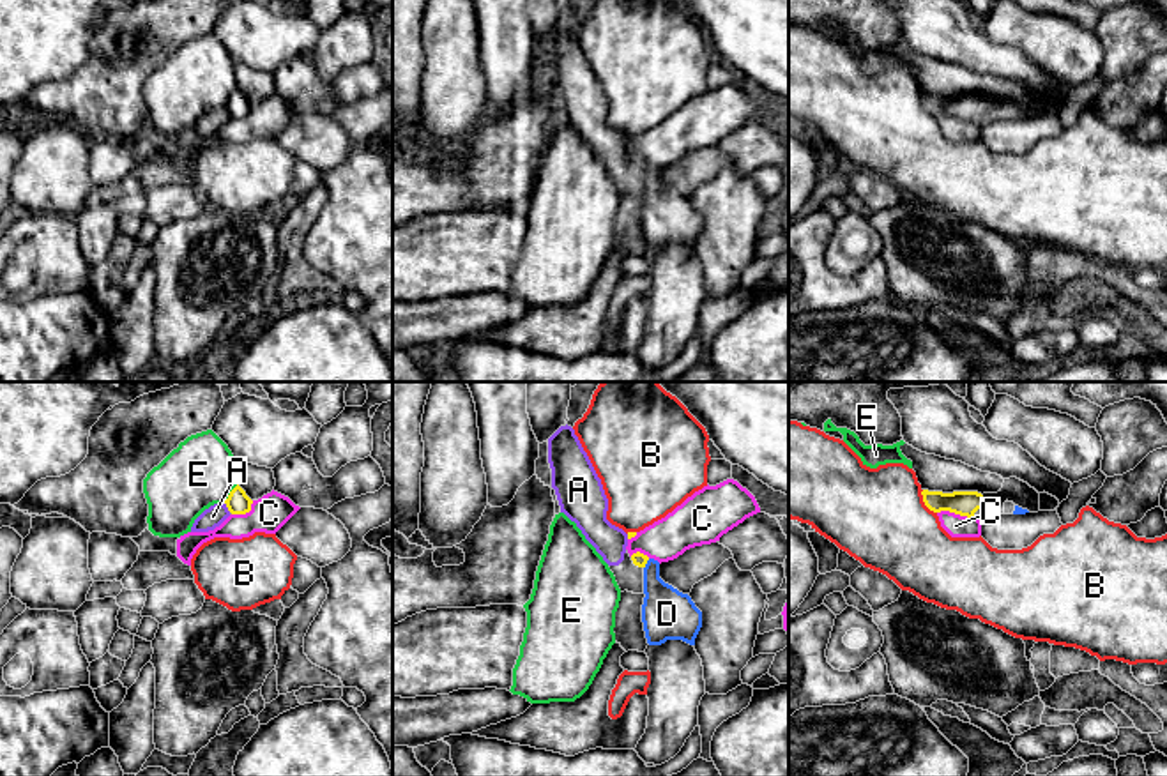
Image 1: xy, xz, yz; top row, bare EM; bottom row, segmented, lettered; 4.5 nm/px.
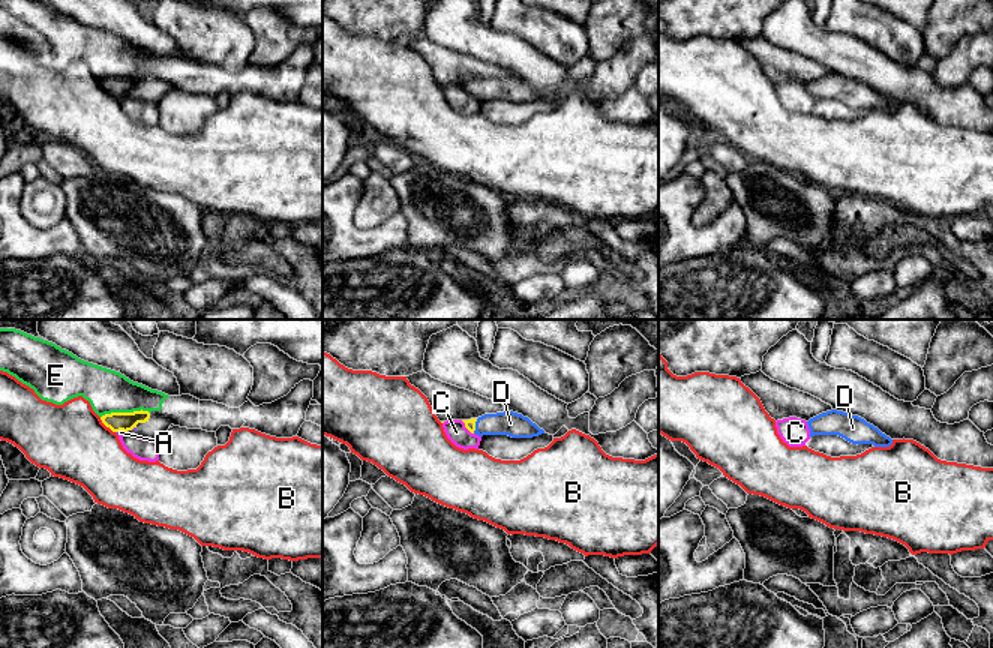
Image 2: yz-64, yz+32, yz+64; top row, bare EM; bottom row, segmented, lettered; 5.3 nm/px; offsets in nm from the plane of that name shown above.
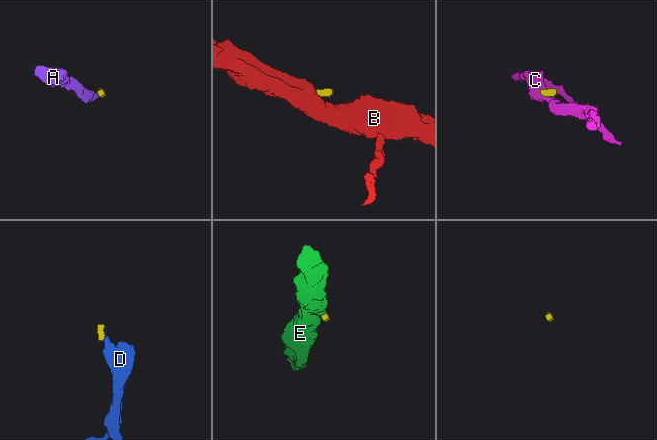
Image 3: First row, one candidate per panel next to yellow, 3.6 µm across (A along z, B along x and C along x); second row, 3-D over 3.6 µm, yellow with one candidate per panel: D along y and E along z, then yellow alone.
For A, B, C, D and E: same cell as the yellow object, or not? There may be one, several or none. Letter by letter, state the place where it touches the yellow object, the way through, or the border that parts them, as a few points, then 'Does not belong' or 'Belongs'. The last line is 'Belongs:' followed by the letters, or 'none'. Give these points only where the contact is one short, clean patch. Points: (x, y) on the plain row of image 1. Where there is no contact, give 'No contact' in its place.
A: Touches yellow at xy (227, 110). Path across: xy (237, 106), (227, 110), (213, 121). Belongs
B: Touches yellow at yz (923, 105). Boundary: yz (922, 94), (922, 105), (936, 117). Does not belong
C: Touches yellow at yz (955, 117). Boundary: yz (938, 115), (973, 121). Does not belong
D: Touches yellow at xz (646, 167). Path across: xz (639, 163), (646, 167), (665, 216). Belongs
E: Touches yellow at xy (230, 98). Boundary: xy (237, 89), (223, 105). Does not belong
Belongs: A, D

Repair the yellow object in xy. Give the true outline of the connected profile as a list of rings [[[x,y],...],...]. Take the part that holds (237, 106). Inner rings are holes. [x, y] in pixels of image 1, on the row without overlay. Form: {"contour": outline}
{"contour": [[[237,88],[228,103],[205,113],[193,127],[191,136],[209,136],[219,131],[230,118],[246,118],[251,115],[253,104]]]}

